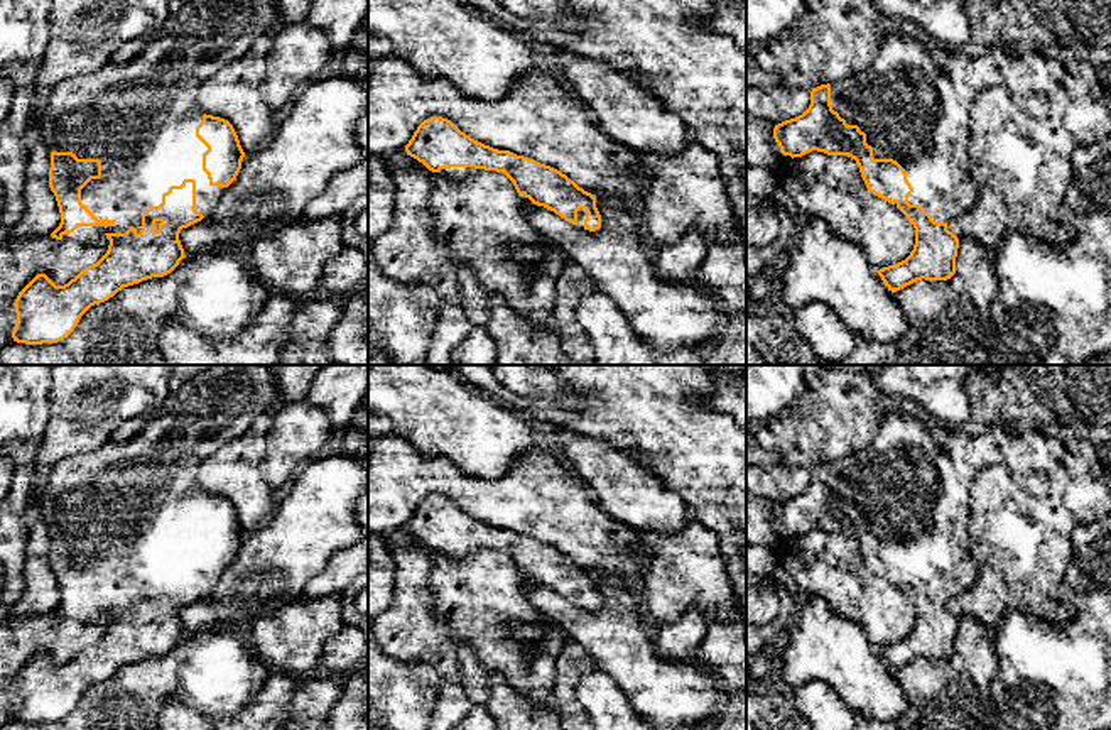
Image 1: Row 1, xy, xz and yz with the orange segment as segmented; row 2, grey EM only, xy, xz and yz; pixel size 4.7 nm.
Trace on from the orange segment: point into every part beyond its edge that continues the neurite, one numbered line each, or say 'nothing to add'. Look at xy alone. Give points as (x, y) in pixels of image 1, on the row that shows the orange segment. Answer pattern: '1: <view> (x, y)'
1: xy (139, 119)

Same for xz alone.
1: xz (456, 173)

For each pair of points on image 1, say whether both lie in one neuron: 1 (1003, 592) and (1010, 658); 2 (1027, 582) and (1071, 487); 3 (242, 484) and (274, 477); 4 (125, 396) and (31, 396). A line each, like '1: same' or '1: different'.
1: different
2: same
3: different
4: different

